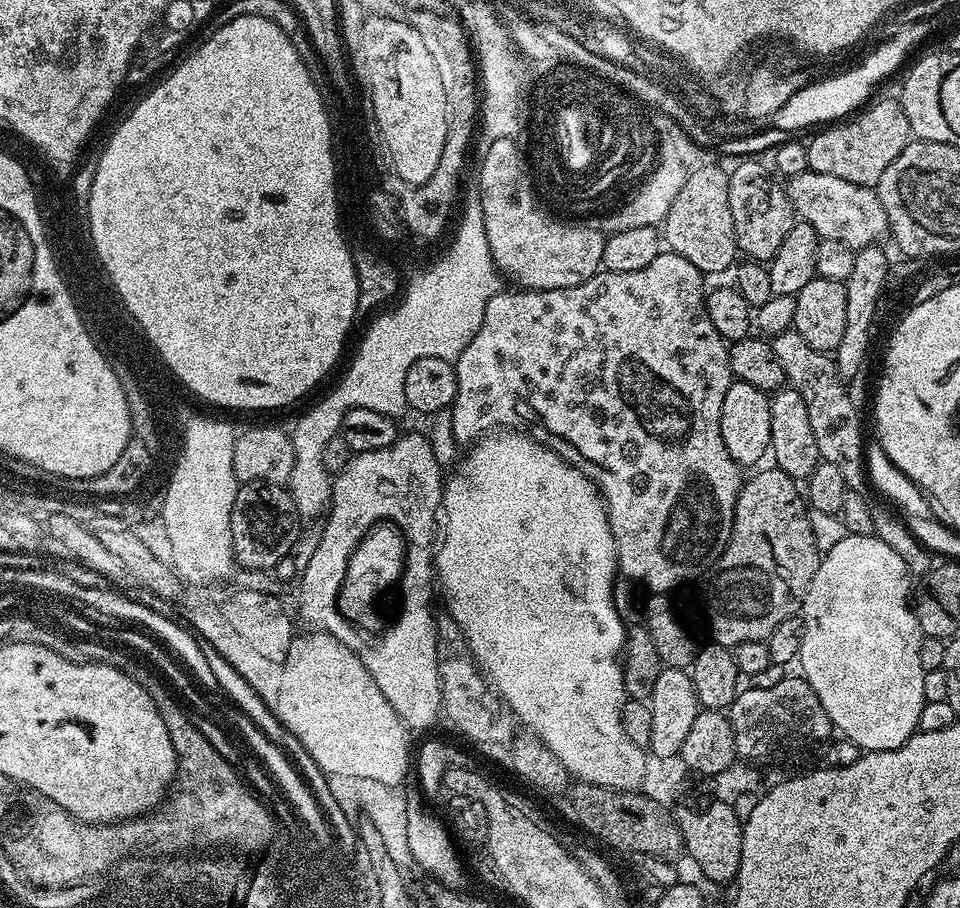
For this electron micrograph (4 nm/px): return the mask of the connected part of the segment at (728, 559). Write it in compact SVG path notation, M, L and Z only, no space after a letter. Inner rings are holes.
M763 468L741 483L734 506L732 533L716 557L714 567L707 573L708 581L704 584L704 616L712 635L709 637L724 648L732 649L738 642L767 641L778 622L801 611L804 596L820 565L822 553L814 542L814 530L810 530L809 509L801 485L781 468Z

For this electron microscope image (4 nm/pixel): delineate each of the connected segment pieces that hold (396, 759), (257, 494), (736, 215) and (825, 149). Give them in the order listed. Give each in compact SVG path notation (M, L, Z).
M312 630L307 634L309 636L297 635L293 639L285 658L288 668L284 668L284 692L280 692L280 705L287 710L286 717L283 719L286 730L290 730L290 734L294 734L294 738L298 738L298 742L302 742L302 746L306 746L306 751L310 754L310 758L314 758L314 762L320 760L320 764L324 764L324 767L330 768L332 771L346 772L348 775L372 776L372 779L383 779L389 783L398 780L400 776L403 776L404 764L407 762L407 744L403 737L403 728L396 720L396 716L392 714L392 709L388 708L388 705L381 699L374 678L366 670L363 662L345 644L339 644L326 632Z
M241 483L236 489L234 506L230 514L230 534L232 535L232 553L236 555L237 565L241 568L272 570L276 563L293 551L297 540L302 536L298 505L287 487L270 483Z
M756 158L741 159L737 163L741 164L728 172L730 218L734 218L737 249L749 261L767 262L778 254L778 246L782 246L782 241L786 239L786 234L790 234L798 217L781 181L771 171L768 173L758 161Z
M873 99L867 106L839 122L821 127L813 140L807 141L808 166L811 171L834 174L858 186L872 188L886 174L886 166L902 154L909 140L913 139L912 127L906 118L899 99Z

